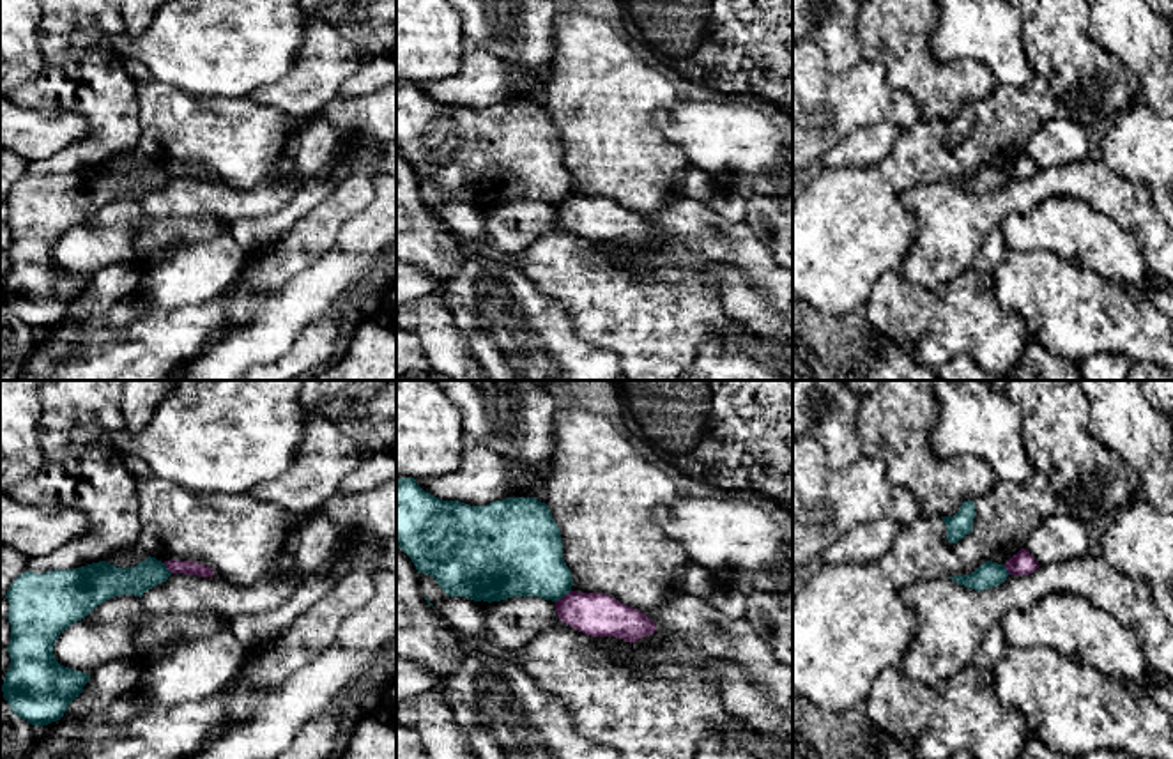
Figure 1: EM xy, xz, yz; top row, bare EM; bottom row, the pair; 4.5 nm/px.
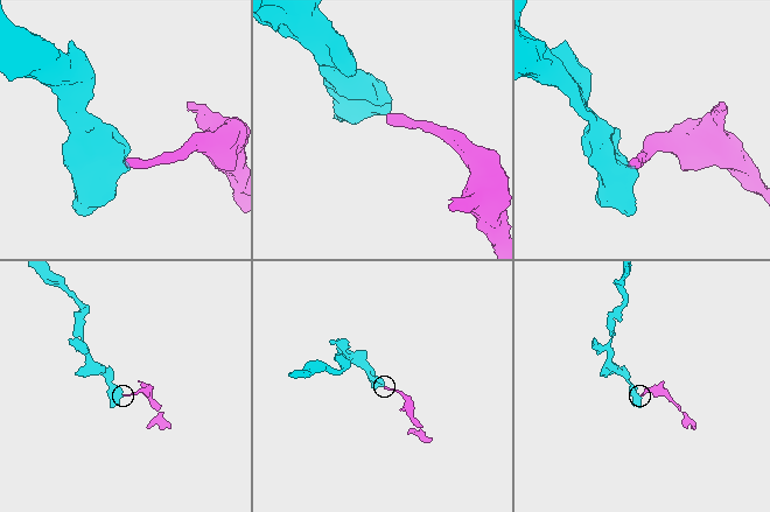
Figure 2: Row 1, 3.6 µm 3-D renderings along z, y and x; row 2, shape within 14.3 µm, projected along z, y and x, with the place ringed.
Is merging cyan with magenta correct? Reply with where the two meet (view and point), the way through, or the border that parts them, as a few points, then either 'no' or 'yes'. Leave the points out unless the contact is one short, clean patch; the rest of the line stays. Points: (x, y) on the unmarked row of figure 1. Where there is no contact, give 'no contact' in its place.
contact xz (563, 199); border xz (570, 193), (556, 206); no

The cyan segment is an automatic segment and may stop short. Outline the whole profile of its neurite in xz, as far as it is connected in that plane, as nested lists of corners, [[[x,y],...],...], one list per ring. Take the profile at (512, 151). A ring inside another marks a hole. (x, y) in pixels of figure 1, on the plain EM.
[[[396,81],[396,149],[412,163],[418,177],[433,180],[448,200],[488,207],[513,200],[557,205],[573,189],[571,175],[563,163],[559,131],[548,110],[534,101],[469,110],[437,103],[414,81]]]

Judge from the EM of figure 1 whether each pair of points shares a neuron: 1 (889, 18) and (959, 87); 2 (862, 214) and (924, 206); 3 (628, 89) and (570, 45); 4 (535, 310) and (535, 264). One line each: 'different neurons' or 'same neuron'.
1: same neuron
2: different neurons
3: same neuron
4: different neurons

